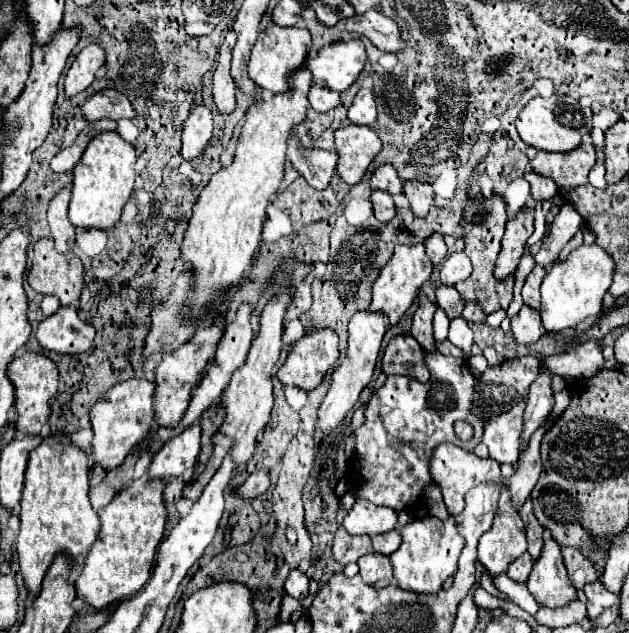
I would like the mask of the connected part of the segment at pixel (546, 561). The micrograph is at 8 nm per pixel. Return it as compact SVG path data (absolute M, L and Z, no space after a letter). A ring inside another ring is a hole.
M546 536L542 554L534 562L526 586L536 602L548 608L564 606L576 598L576 588L568 582L568 572L564 570L562 546L552 536Z

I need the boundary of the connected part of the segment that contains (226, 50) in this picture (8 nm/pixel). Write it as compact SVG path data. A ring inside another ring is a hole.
M230 30L226 34L226 40L224 44L220 46L220 58L218 58L218 66L216 66L216 72L214 72L214 102L216 102L216 108L220 114L230 114L236 106L236 98L234 98L234 92L236 92L236 82L232 82L232 76L230 76L230 54L232 54L232 48L236 44L236 32Z

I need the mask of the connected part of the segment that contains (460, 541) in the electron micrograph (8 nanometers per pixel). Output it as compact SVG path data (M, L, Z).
M420 518L400 528L400 534L402 546L396 550L396 554L390 556L396 584L402 590L412 590L416 594L438 594L444 588L444 582L456 574L458 556L464 548L464 538L456 532L454 520Z

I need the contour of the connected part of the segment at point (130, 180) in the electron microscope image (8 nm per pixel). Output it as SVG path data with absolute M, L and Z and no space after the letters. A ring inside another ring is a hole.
M104 132L88 144L82 160L74 168L74 184L72 184L72 200L70 200L70 222L80 228L98 228L110 230L118 224L122 206L128 202L134 190L136 178L136 152L124 142L116 132Z

